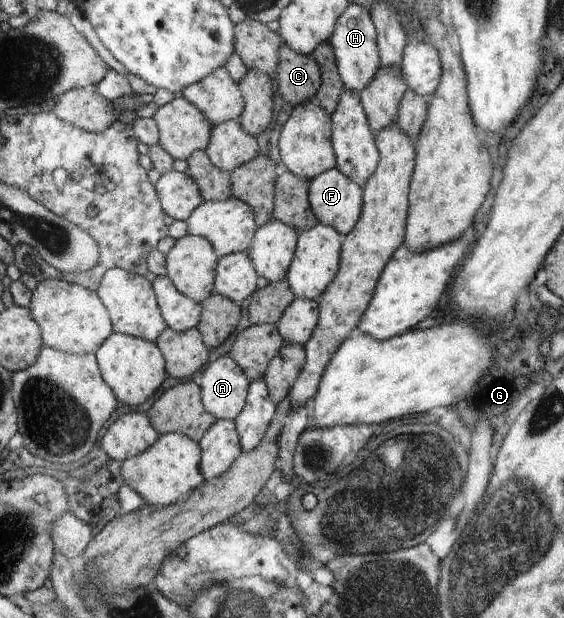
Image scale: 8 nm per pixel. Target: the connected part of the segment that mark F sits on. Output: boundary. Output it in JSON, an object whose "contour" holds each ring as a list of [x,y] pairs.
{"contour":[[[337,166],[312,178],[308,195],[311,210],[313,210],[313,214],[315,214],[319,223],[333,226],[342,237],[355,228],[363,206],[362,187],[355,184],[351,178],[347,178],[342,172],[339,172]]]}

